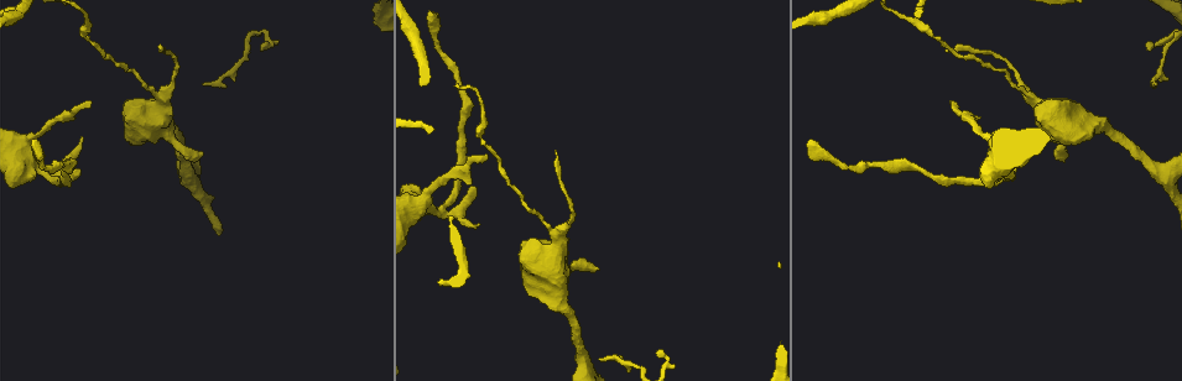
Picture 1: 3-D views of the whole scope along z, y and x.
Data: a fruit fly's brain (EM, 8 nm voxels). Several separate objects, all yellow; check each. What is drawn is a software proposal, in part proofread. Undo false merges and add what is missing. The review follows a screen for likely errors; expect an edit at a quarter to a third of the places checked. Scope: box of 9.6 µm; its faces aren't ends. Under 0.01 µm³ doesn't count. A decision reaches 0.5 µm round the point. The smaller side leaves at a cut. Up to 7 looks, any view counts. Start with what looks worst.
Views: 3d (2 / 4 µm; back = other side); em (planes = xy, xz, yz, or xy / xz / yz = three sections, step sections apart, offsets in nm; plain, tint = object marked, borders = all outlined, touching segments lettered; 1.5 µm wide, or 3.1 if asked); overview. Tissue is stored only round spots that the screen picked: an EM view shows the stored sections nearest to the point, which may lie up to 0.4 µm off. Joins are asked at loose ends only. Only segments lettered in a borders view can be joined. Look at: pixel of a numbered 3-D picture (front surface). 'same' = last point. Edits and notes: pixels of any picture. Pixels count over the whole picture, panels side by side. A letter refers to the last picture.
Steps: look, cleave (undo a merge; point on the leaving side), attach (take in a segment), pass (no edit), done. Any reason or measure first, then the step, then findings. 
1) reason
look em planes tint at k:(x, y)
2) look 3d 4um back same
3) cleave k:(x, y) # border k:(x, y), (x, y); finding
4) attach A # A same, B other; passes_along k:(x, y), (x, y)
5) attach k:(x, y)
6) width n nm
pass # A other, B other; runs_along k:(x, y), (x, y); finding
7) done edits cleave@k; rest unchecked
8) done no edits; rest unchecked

free end
look em planes borders at 1:(949, 100)

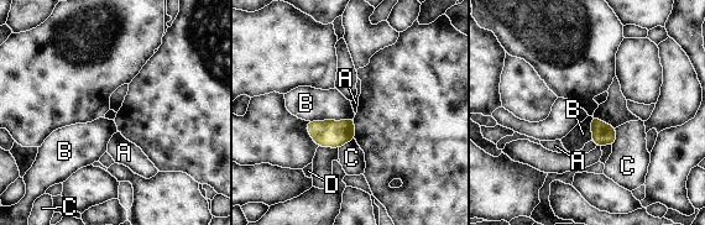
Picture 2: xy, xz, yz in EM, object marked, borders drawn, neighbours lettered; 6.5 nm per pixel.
width 140 nm
pass # A other, B other, C other, D other; border 2:(353, 118), (309, 121); none of them fits

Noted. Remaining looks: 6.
an open end
look em planes plain at 1:(599, 270)

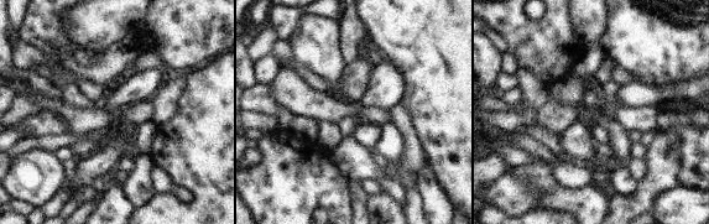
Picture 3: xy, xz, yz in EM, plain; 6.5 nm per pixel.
look em planes borders same

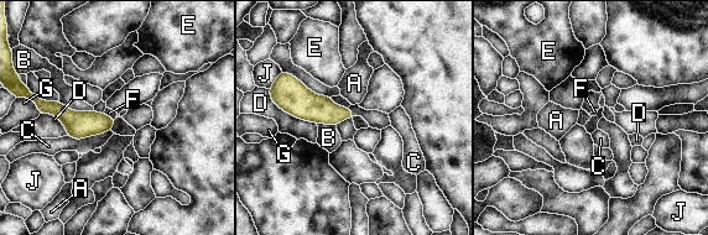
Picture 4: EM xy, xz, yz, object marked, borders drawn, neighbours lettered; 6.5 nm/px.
pass # A other, B other, C other, D other, E other, F other, G other, J other; border 4:(352, 119), (344, 119), (336, 125); none of them fits

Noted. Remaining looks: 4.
tapers out
look em xy step 4 borders at 1:(658, 352)

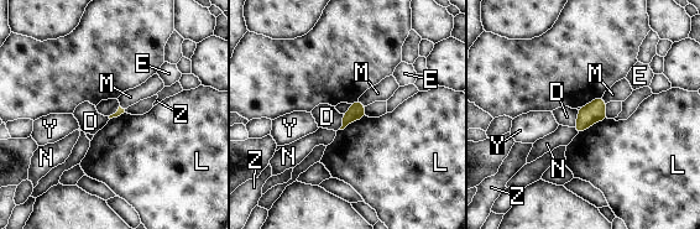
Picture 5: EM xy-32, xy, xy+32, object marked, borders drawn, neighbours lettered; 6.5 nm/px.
pass # D other, E other, L other, M other, N other, Y other, Z other; border 5:(607, 118), (595, 121), (578, 134); no lettered segment goes on from it

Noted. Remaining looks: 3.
done no edits; rest unchecked

